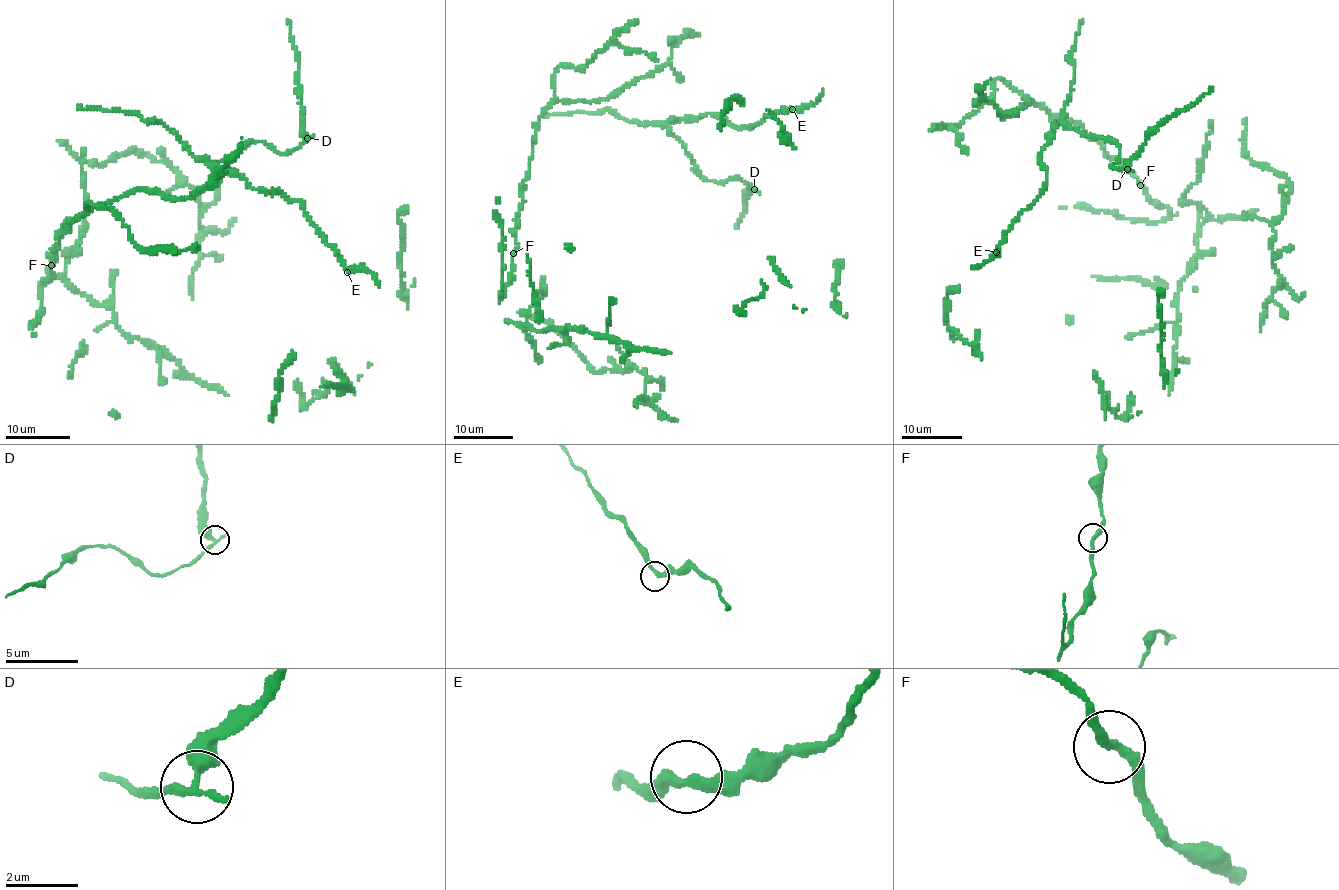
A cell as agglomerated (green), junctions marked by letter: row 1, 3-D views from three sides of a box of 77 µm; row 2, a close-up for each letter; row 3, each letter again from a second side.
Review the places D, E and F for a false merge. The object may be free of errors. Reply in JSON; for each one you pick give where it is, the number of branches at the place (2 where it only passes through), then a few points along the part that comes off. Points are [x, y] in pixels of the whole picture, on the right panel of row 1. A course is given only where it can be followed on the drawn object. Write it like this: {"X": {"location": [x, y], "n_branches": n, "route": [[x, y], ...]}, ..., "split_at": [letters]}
{"D": {"location": [1127, 169], "n_branches": 2, "route": [[1127, 169], [1146, 138], [1160, 124], [1196, 103], [1213, 89]]}, "split_at": ["D"]}

